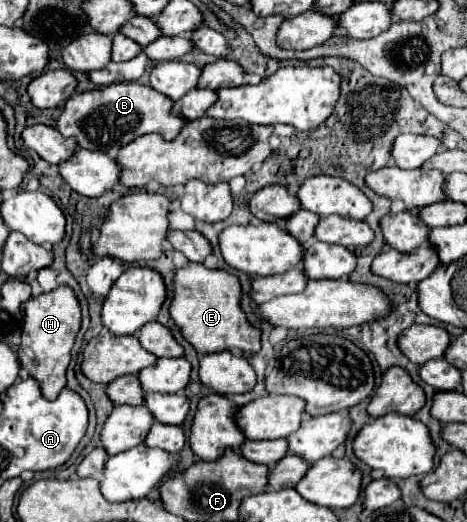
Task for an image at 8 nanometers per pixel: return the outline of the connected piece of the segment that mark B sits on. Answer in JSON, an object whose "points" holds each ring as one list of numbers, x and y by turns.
{"points":[[122,82,80,92,68,98,62,114,56,118,54,128,66,138,76,138,78,148,108,152,108,156,116,156,118,148,144,134,158,132,164,140,174,140,174,136,182,130,184,120,170,114,170,108,172,100,154,88,142,86,138,82]]}

